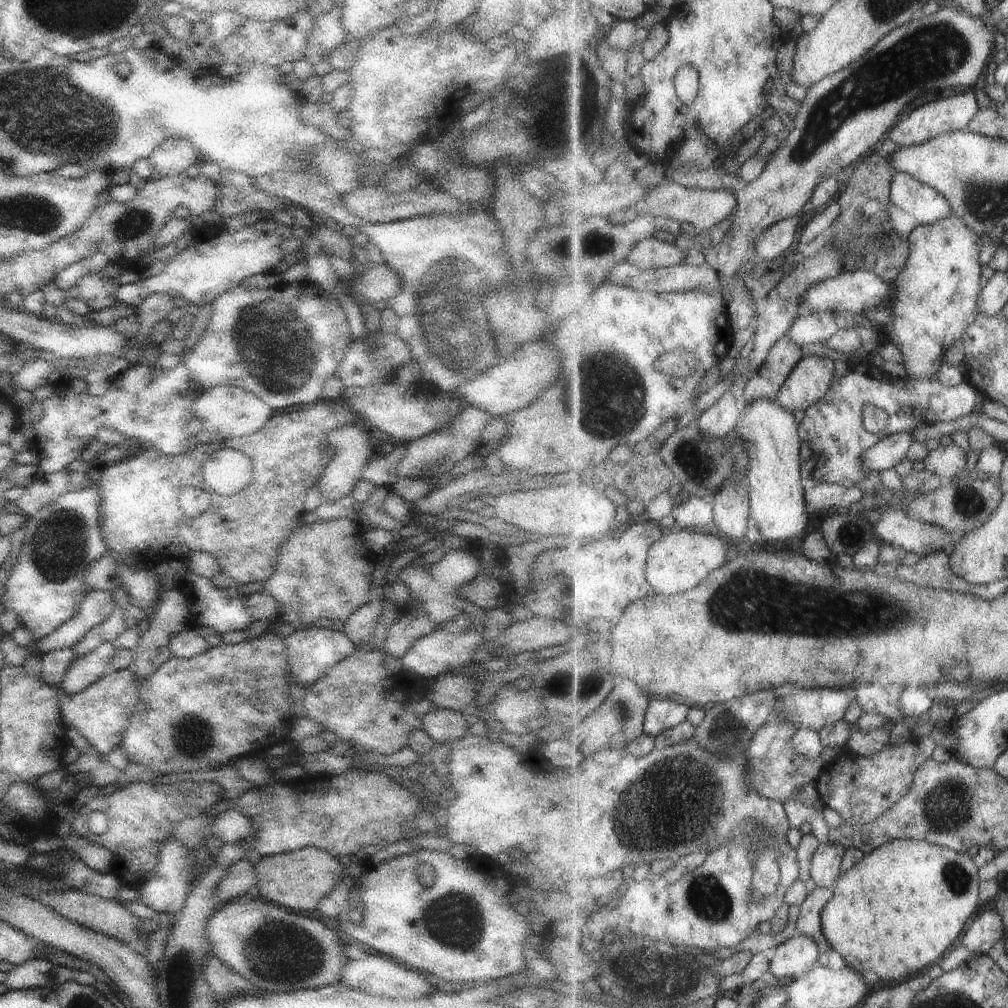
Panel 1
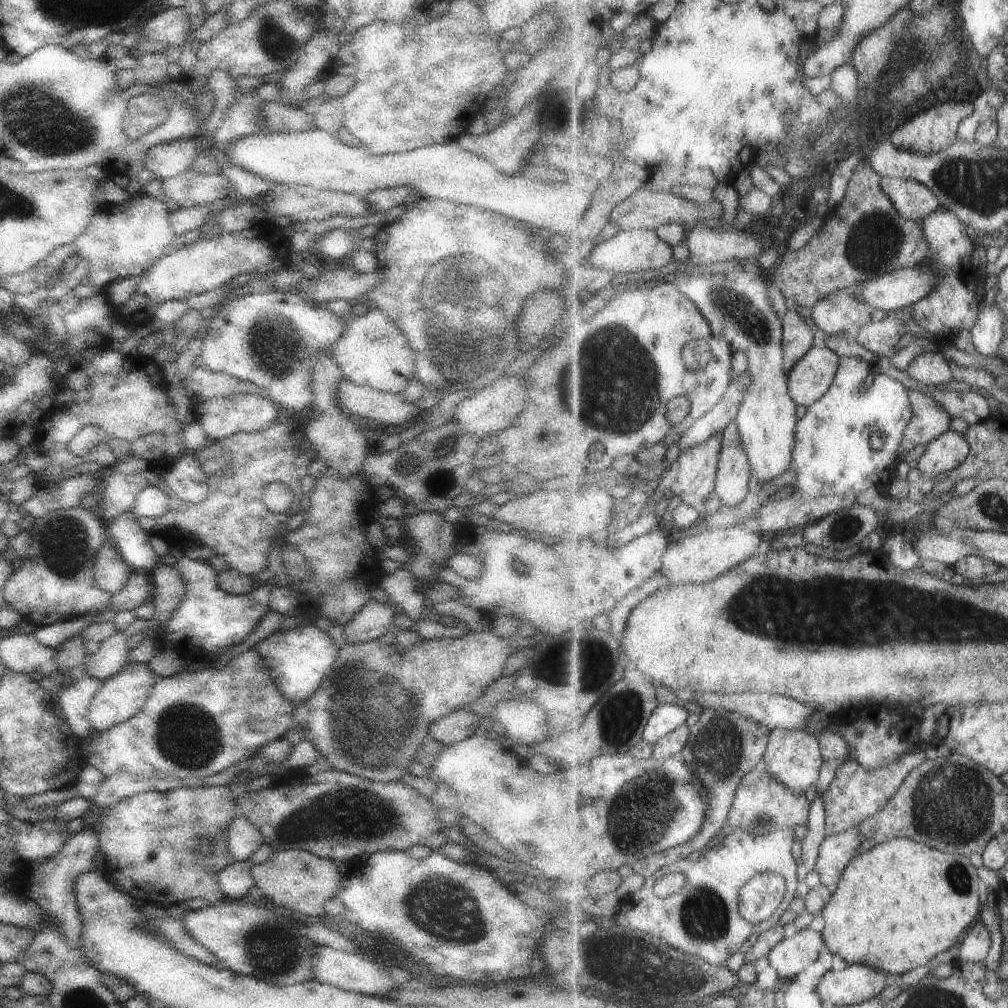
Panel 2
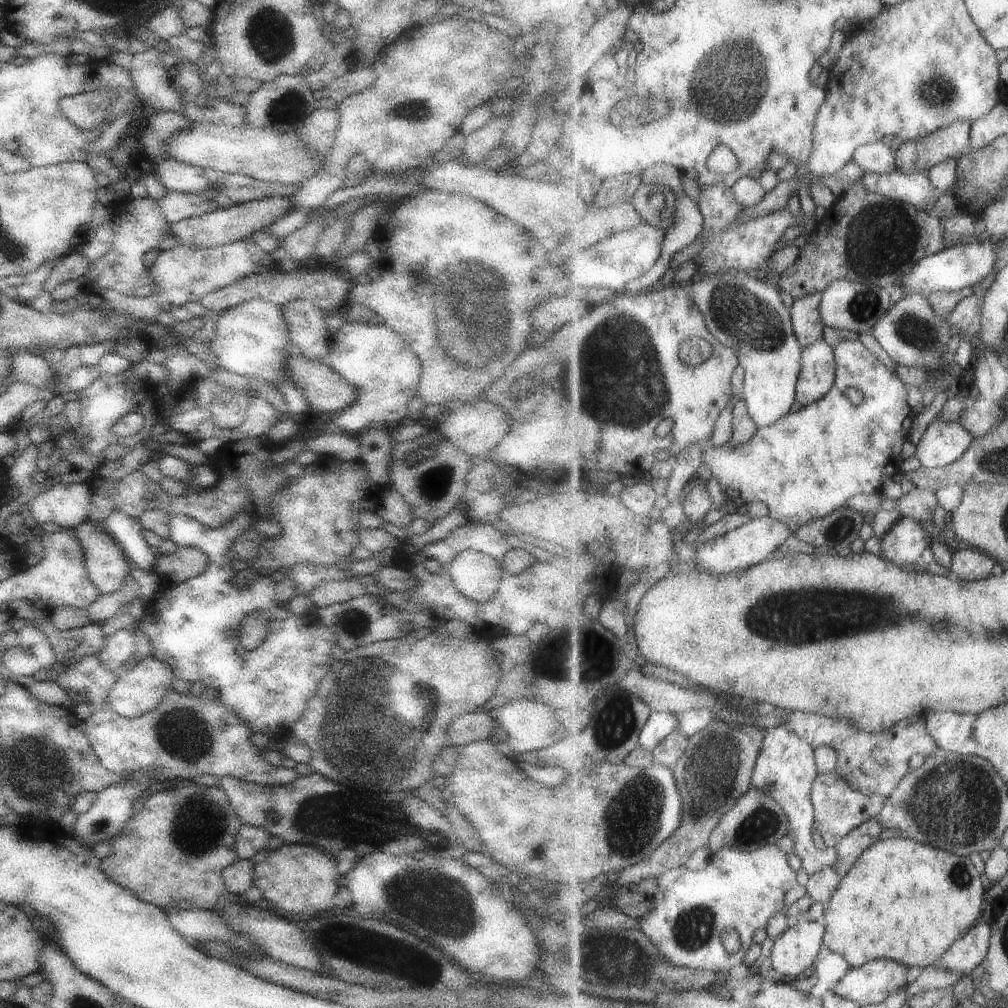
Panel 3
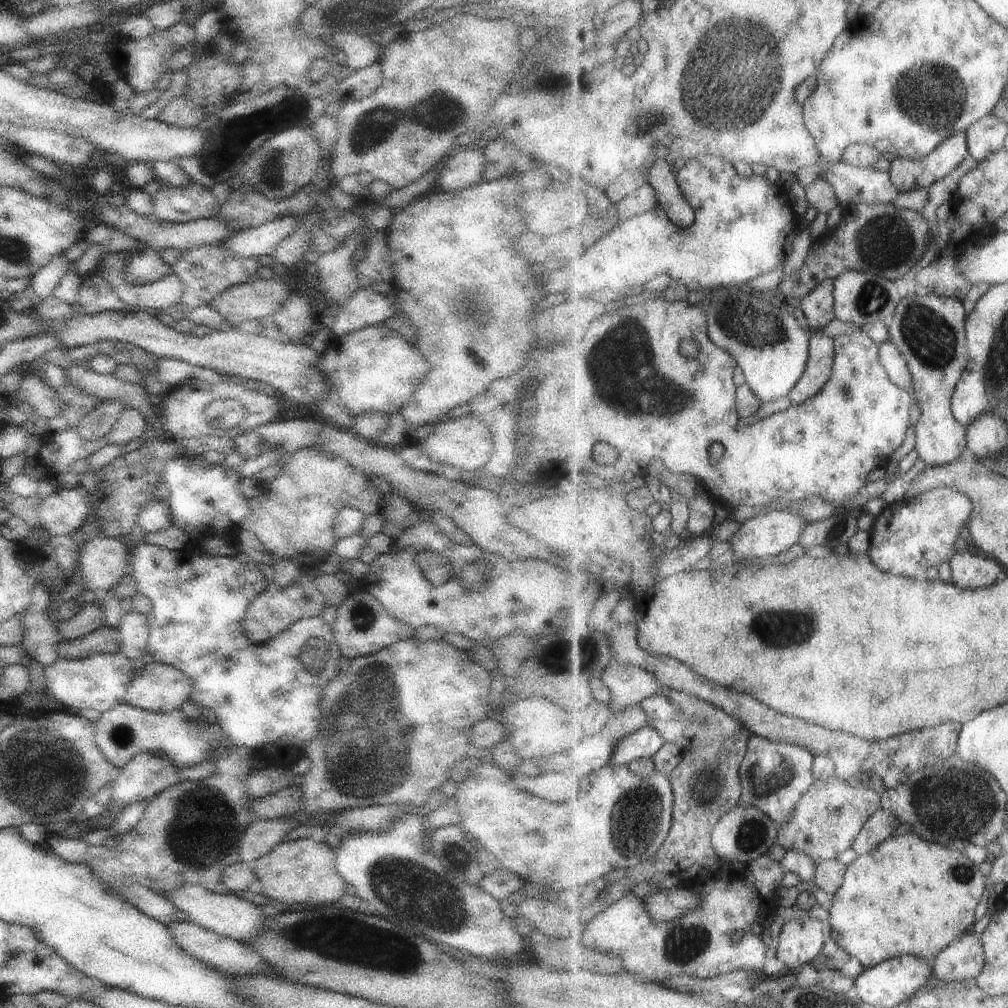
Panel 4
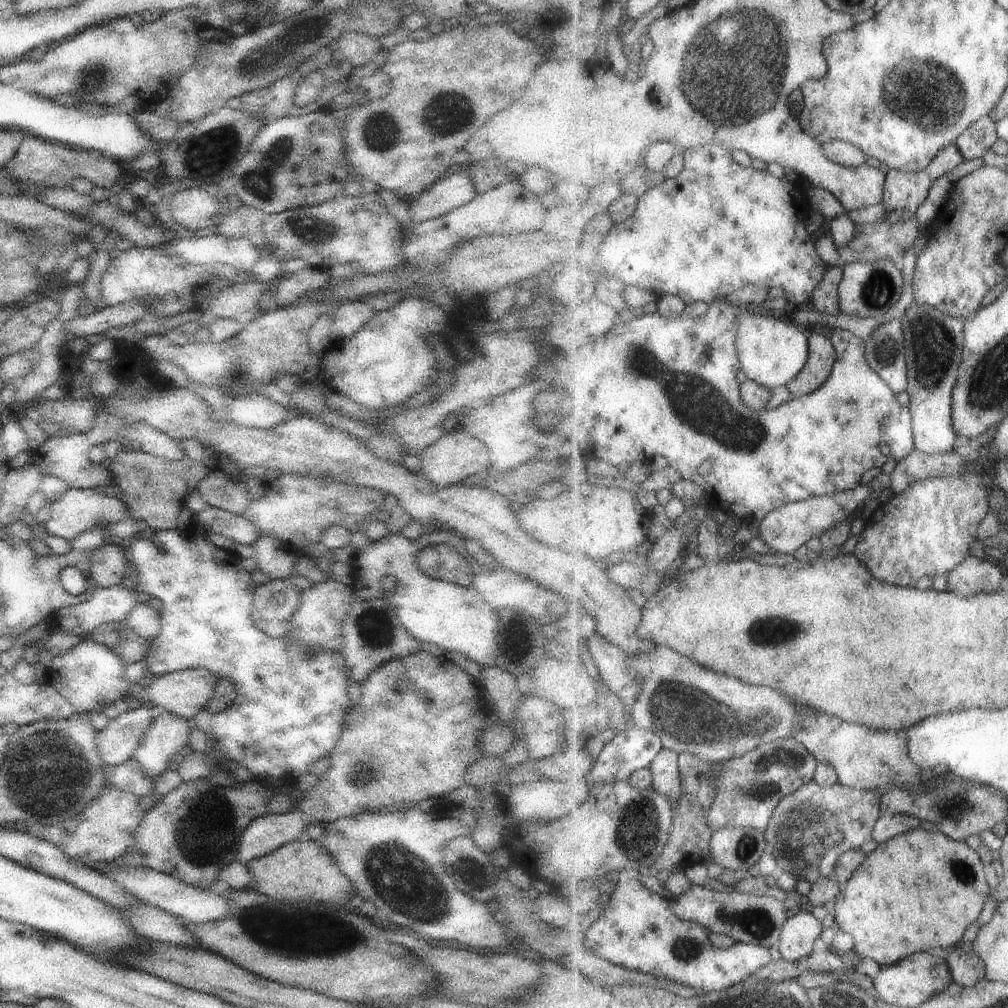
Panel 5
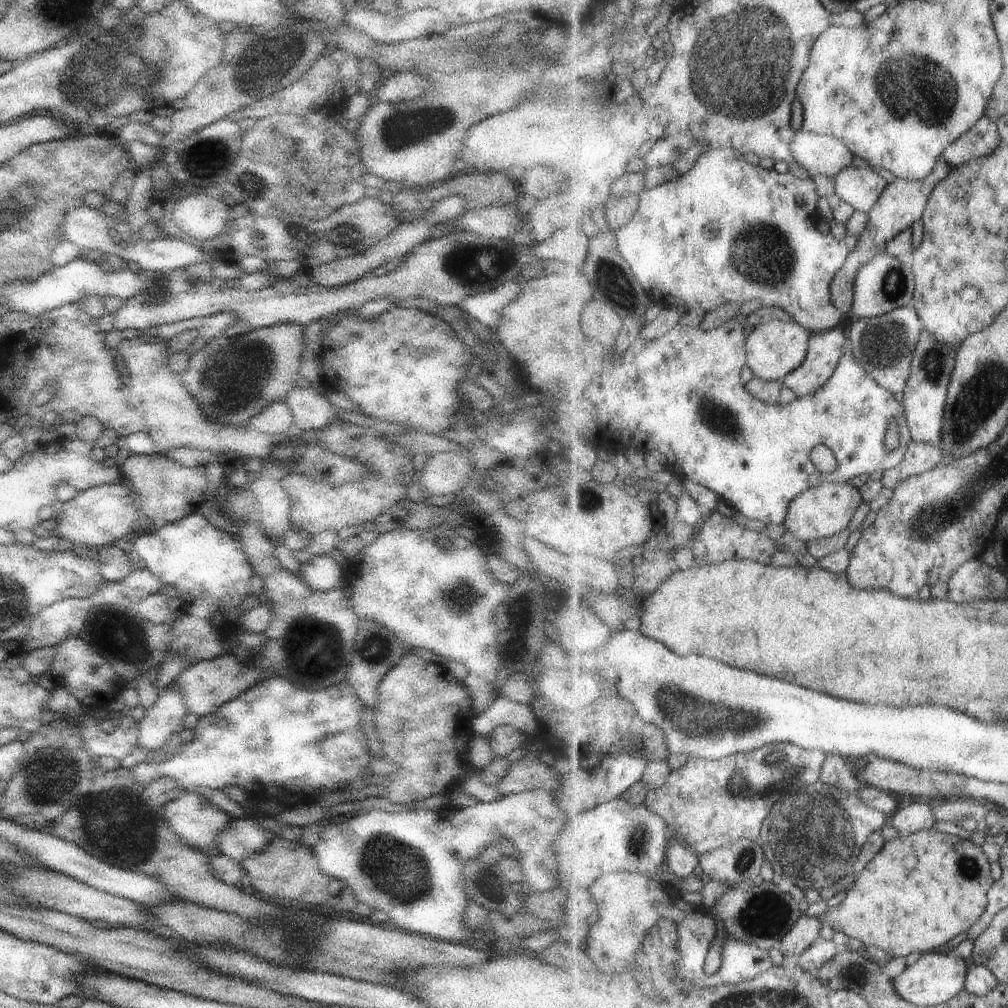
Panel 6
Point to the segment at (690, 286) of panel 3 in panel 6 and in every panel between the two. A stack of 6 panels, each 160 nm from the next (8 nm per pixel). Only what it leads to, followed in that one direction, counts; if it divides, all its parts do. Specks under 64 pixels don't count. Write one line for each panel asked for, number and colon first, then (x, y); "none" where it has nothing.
4: (772, 349)
5: (772, 352)
6: (775, 349)

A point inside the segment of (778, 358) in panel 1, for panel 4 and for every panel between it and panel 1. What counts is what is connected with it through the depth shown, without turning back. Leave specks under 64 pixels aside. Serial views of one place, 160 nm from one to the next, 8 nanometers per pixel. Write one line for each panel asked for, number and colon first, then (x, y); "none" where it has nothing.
2: (798, 338)
3: (807, 323)
4: (818, 308)

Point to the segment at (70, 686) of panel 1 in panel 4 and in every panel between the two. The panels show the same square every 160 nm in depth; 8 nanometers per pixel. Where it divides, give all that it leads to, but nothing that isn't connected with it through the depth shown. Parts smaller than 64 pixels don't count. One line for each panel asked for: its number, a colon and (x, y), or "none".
2: (111, 656)
3: (119, 648)
4: (133, 629)

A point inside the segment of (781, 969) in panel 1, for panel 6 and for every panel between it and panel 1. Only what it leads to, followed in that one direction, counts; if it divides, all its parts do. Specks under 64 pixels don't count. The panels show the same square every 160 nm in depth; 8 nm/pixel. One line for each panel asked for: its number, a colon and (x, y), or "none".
2: (793, 954)
3: (796, 950)
4: (801, 940)
5: (799, 934)
6: (805, 933)

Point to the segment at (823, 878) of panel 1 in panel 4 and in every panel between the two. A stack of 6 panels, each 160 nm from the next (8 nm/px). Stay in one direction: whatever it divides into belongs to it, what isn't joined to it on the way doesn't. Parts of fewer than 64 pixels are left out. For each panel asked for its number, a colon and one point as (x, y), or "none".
2: (837, 851)
3: (856, 843)
4: (882, 825)

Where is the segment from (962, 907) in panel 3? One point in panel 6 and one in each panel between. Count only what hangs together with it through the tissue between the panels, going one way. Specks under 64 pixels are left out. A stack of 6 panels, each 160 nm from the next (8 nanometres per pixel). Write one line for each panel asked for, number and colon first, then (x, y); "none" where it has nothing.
4: (911, 896)
5: (919, 892)
6: (923, 889)

